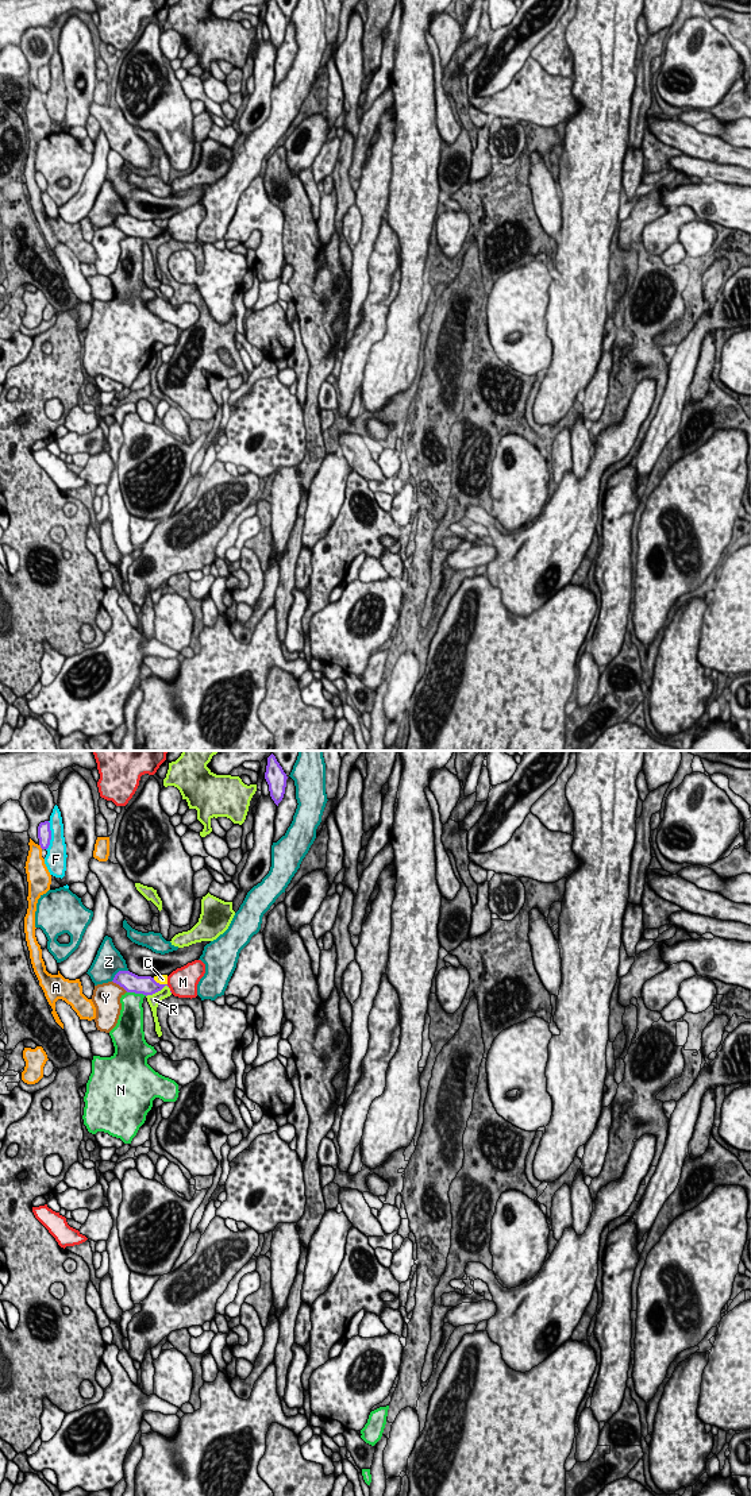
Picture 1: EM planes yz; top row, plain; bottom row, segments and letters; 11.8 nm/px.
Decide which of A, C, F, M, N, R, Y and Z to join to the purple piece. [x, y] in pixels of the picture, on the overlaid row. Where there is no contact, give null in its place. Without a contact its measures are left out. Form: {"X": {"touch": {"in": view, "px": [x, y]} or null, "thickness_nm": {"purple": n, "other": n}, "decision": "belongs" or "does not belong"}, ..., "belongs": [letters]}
{"A": {"touch": {"in": "yz", "px": [41, 847]}, "thickness_nm": {"purple": 160, "other": 240}, "decision": "does not belong"}, "C": {"touch": {"in": "yz", "px": [158, 983]}, "thickness_nm": {"purple": 220, "other": 130}, "decision": "does not belong"}, "F": {"touch": {"in": "yz", "px": [50, 836]}, "thickness_nm": {"purple": 160, "other": 240}, "decision": "does not belong"}, "M": {"touch": null, "decision": "does not belong"}, "N": {"touch": {"in": "yz", "px": [137, 993]}, "thickness_nm": {"purple": 220, "other": 280}, "decision": "does not belong"}, "R": {"touch": {"in": "yz", "px": [157, 991]}, "thickness_nm": {"purple": 220, "other": 140}, "decision": "does not belong"}, "Y": {"touch": {"in": "yz", "px": [120, 986]}, "thickness_nm": {"purple": 220, "other": 320}, "decision": "does not belong"}, "Z": {"touch": {"in": "yz", "px": [118, 972]}, "thickness_nm": {"purple": 220, "other": 340}, "decision": "does not belong"}, "belongs": []}

